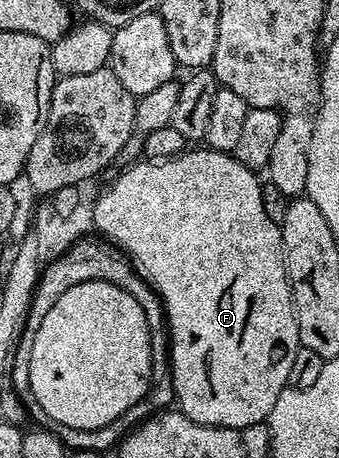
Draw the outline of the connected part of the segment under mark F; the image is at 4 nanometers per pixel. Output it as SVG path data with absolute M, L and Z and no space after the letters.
M208 146L194 148L197 148L194 152L186 150L169 160L133 164L126 172L119 173L117 181L97 201L92 201L93 226L104 239L117 245L129 257L129 263L139 274L139 278L143 278L157 291L165 307L171 349L171 392L172 395L177 395L176 407L179 411L203 426L216 428L246 428L265 424L271 414L271 406L275 406L281 391L289 387L291 362L295 362L295 354L302 348L297 311L293 305L293 286L289 282L285 258L285 243L281 241L281 225L274 217L272 220L268 210L265 209L265 196L261 193L261 184L257 181L259 176L256 171L241 164L233 154L215 152Z

